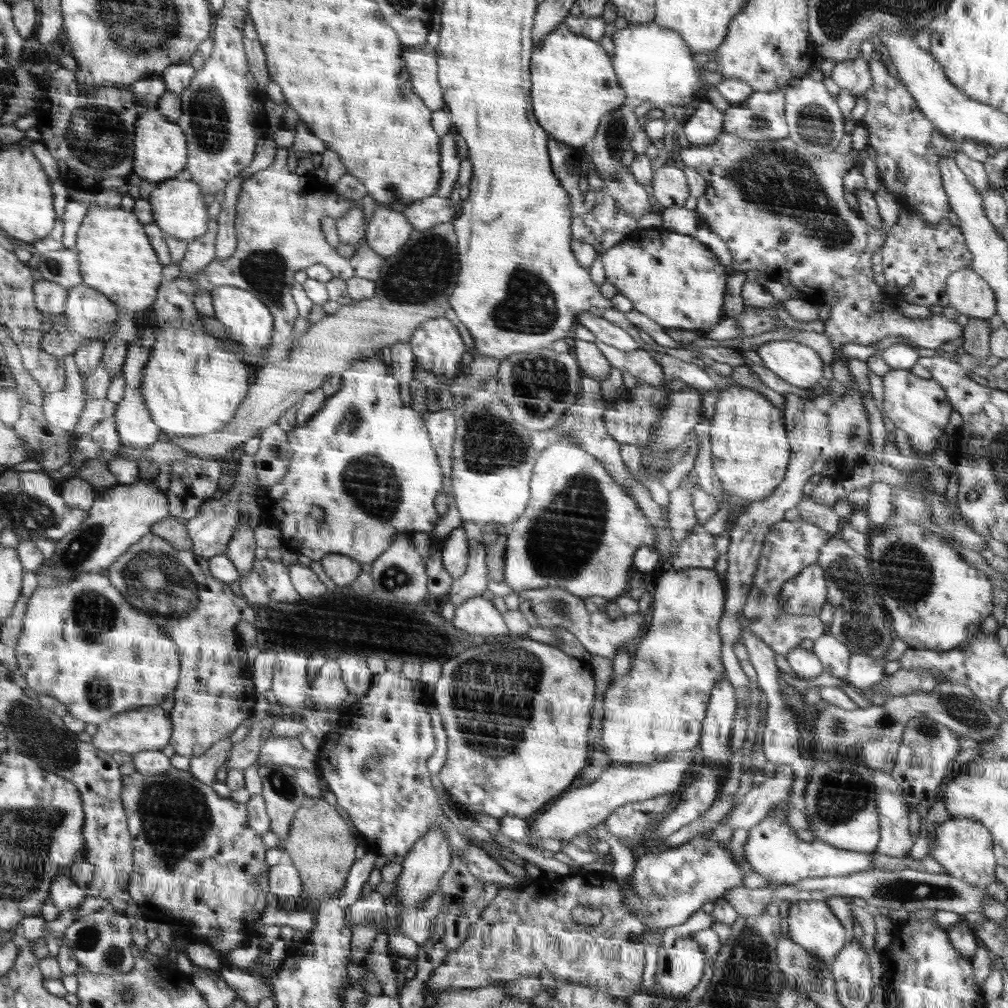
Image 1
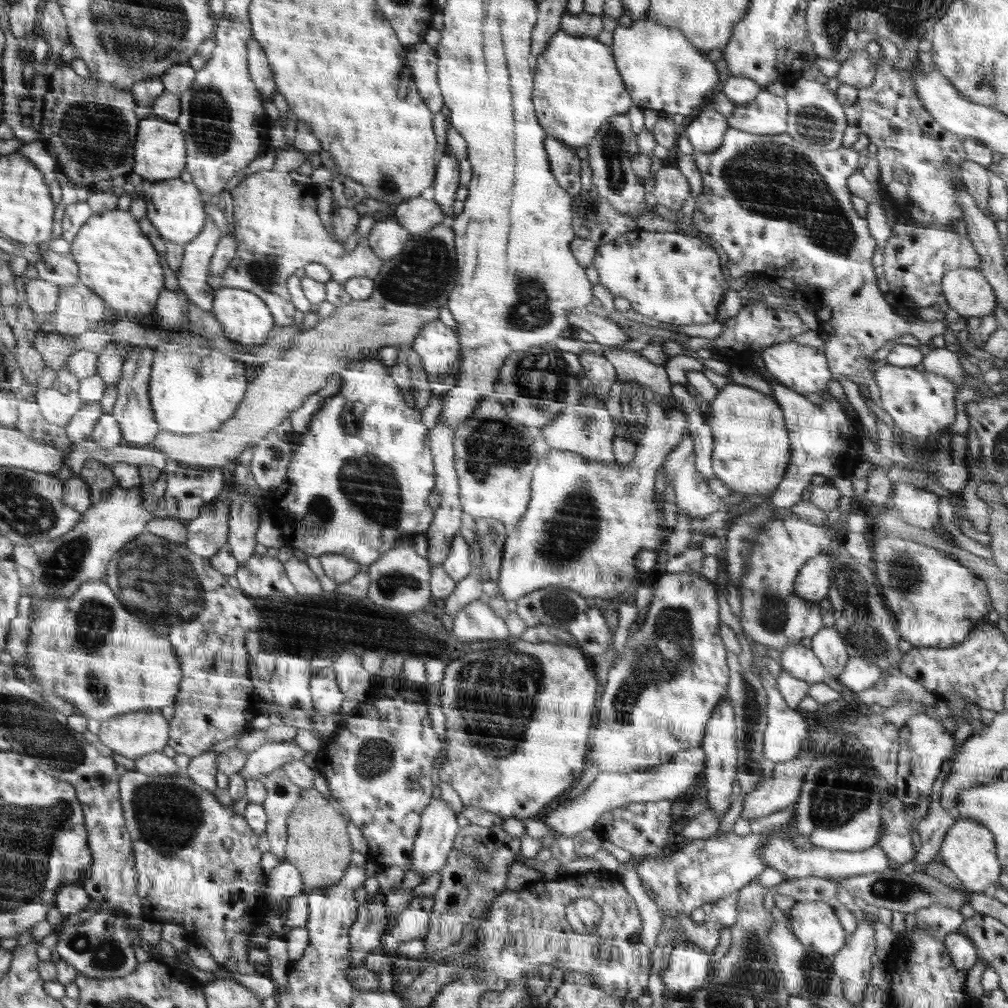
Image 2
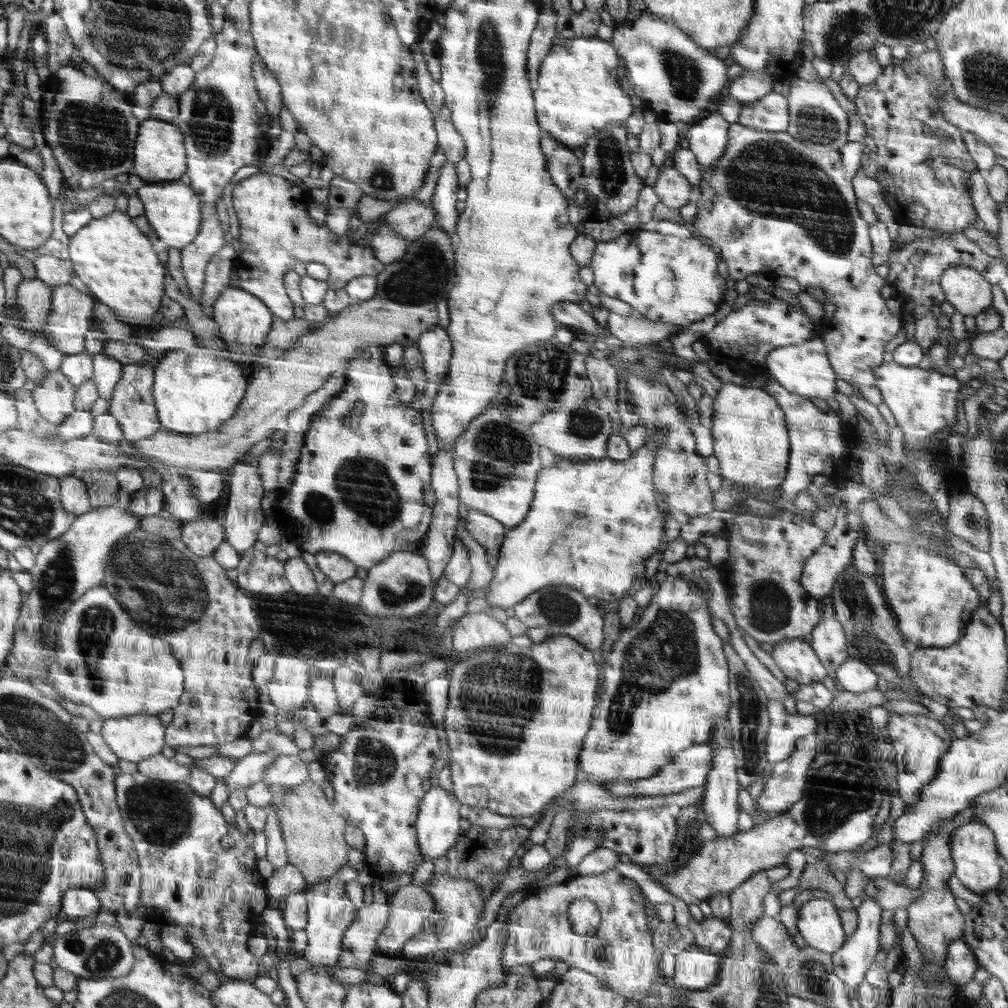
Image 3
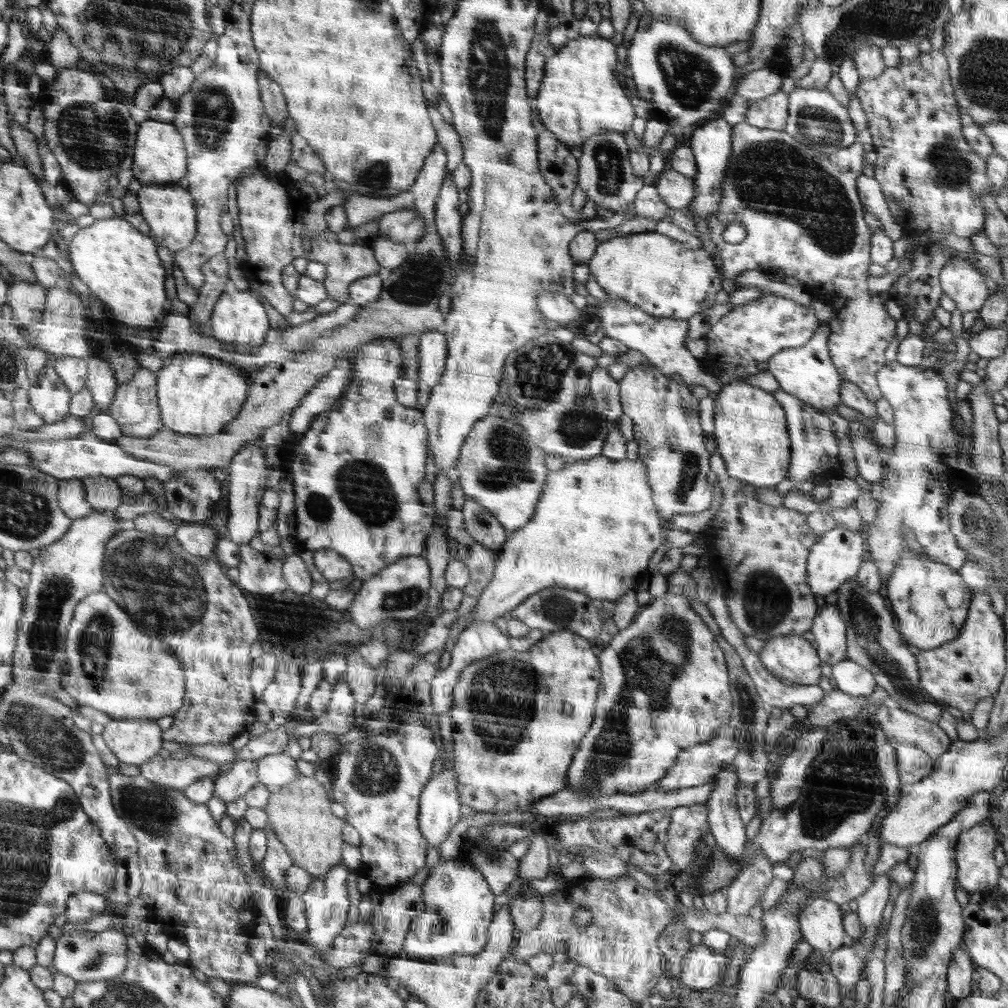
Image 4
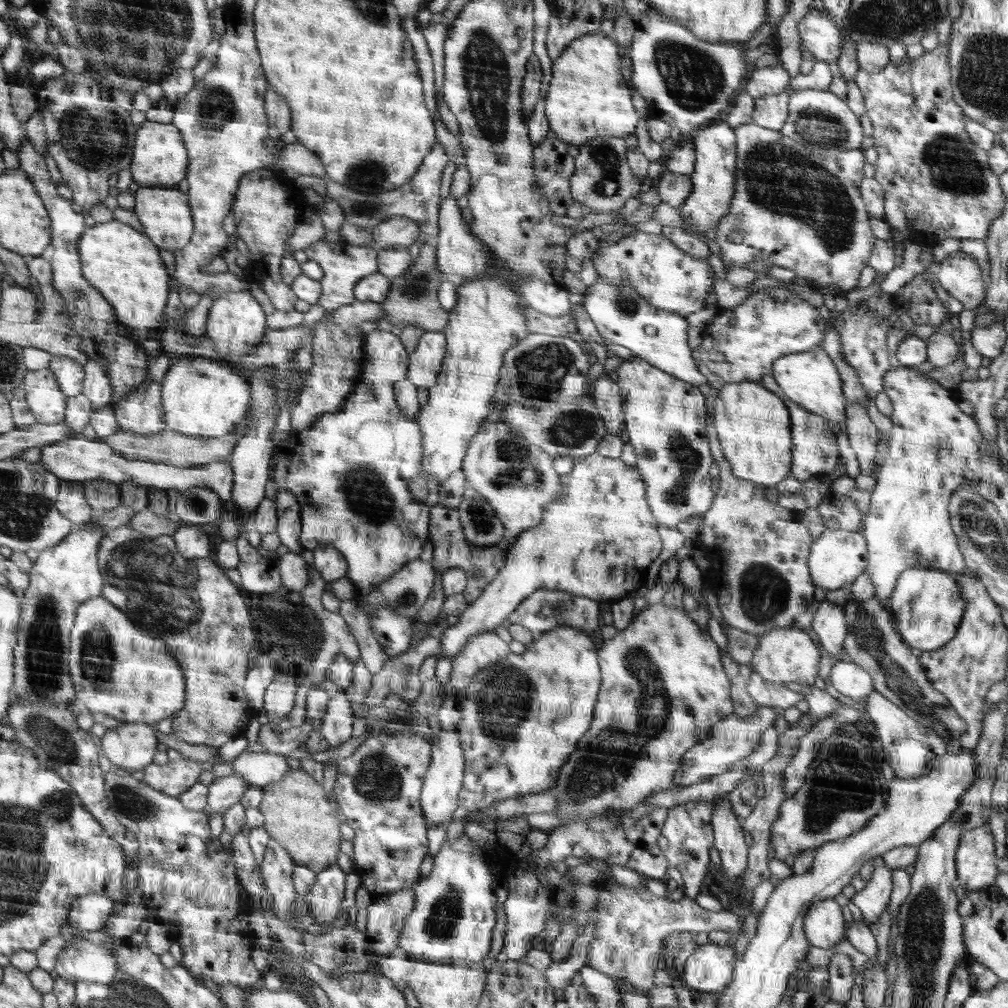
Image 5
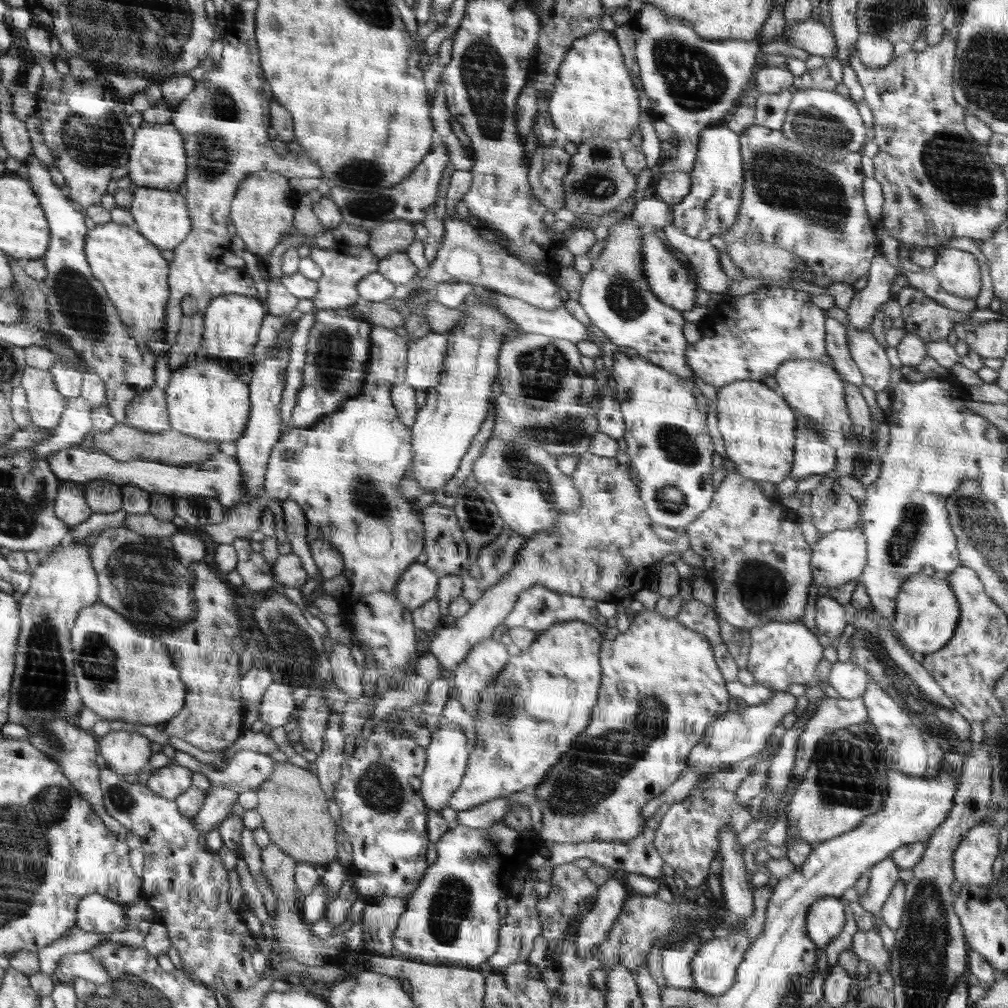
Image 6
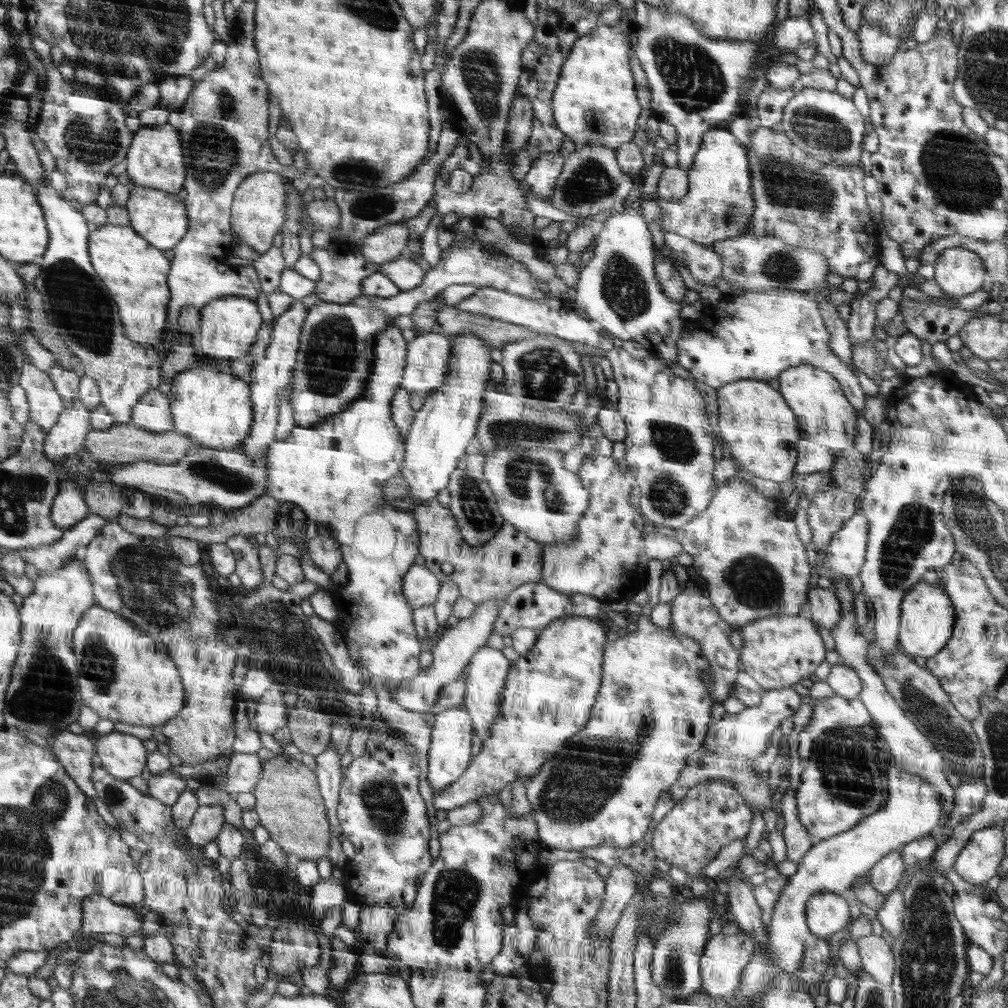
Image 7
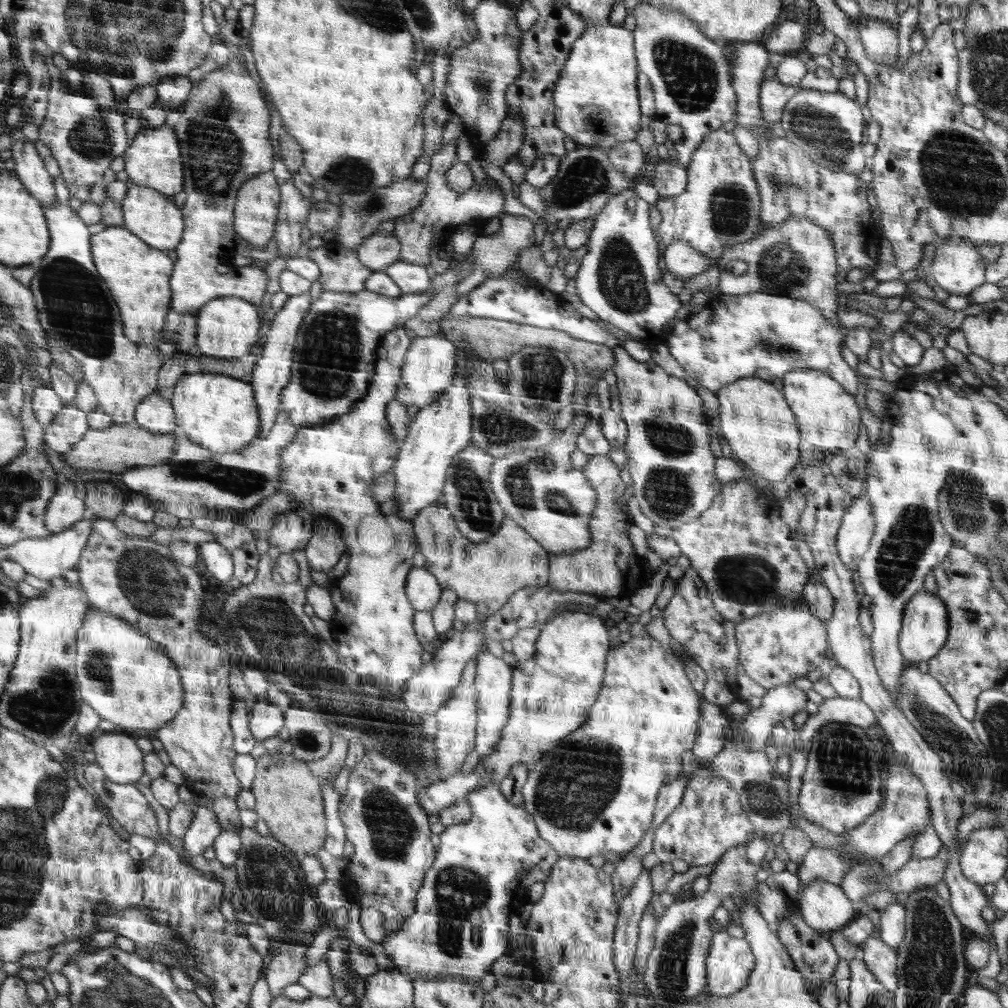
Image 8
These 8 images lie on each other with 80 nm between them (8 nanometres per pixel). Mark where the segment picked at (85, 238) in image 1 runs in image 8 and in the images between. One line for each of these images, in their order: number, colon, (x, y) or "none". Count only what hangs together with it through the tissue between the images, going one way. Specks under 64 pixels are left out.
2: (116, 261)
3: (110, 255)
4: (119, 264)
5: (123, 263)
6: (136, 278)
7: (135, 272)
8: (137, 274)

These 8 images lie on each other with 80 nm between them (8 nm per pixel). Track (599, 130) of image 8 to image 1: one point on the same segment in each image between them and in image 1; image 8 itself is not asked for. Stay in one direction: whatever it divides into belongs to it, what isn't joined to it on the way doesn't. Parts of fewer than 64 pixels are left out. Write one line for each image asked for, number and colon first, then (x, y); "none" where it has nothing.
1: (573, 85)
2: (578, 87)
3: (576, 96)
4: (579, 97)
5: (587, 98)
6: (593, 97)
7: (595, 100)

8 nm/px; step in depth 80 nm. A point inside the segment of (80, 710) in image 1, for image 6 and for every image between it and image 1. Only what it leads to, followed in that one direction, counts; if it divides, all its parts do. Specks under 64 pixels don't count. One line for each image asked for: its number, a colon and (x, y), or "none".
2: (87, 649)
3: (103, 660)
4: (116, 669)
5: (119, 671)
6: (124, 675)

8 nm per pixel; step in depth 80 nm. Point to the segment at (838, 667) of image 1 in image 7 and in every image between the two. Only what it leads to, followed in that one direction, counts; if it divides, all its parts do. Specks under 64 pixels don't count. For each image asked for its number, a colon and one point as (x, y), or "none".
2: (827, 644)
3: (829, 642)
4: (829, 631)
5: (829, 623)
6: (830, 615)
7: (824, 608)

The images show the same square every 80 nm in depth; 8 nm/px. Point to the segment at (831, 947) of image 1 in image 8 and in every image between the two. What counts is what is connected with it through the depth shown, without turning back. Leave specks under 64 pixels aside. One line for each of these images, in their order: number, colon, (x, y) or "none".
2: (815, 924)
3: (819, 923)
4: (821, 921)
5: (824, 924)
6: (825, 919)
7: (826, 913)
8: (824, 907)

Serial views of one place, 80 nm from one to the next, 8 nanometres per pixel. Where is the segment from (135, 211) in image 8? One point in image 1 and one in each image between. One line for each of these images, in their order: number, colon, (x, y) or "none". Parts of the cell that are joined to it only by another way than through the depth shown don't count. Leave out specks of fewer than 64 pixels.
1: (178, 209)
2: (174, 207)
3: (173, 209)
4: (171, 214)
5: (166, 216)
6: (162, 216)
7: (161, 217)

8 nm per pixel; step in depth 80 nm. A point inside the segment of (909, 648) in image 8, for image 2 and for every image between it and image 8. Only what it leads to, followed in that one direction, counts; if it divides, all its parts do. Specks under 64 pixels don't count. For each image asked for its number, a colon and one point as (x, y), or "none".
2: (936, 602)
3: (932, 602)
4: (930, 602)
5: (926, 603)
6: (927, 612)
7: (927, 615)

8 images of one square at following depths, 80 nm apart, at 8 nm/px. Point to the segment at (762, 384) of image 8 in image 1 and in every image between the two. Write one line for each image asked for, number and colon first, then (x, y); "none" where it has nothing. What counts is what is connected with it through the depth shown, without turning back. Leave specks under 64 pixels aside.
1: (750, 447)
2: (751, 453)
3: (751, 443)
4: (751, 435)
5: (753, 425)
6: (758, 426)
7: (761, 430)

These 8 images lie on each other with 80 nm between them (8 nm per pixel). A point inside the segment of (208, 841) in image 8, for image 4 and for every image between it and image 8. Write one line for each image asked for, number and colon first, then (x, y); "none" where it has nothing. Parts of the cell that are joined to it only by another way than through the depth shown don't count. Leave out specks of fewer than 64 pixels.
4: (238, 780)
5: (223, 792)
6: (219, 801)
7: (207, 821)

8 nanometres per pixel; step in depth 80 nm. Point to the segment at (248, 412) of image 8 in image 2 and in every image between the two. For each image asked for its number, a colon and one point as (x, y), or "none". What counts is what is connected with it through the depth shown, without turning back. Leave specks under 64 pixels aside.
2: (193, 389)
3: (196, 391)
4: (197, 394)
5: (200, 397)
6: (210, 401)
7: (212, 406)

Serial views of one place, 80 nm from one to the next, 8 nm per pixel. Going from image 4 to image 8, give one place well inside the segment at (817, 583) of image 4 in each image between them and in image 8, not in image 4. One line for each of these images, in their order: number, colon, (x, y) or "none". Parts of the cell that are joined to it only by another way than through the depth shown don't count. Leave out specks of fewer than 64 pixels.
5: (837, 557)
6: (839, 557)
7: (846, 555)
8: (857, 528)

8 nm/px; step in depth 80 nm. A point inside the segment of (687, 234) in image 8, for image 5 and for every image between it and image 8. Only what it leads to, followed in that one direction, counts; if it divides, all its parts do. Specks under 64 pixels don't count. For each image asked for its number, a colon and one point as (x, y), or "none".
5: (713, 181)
6: (711, 207)
7: (719, 204)

